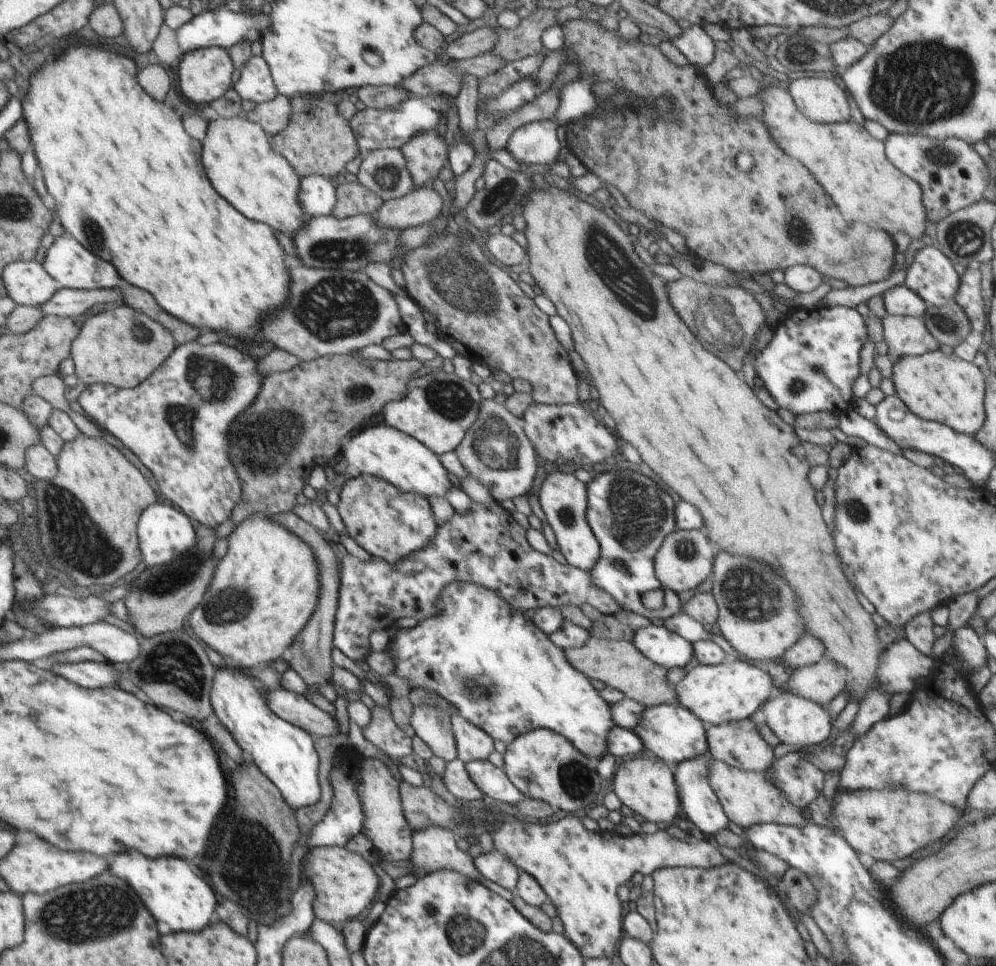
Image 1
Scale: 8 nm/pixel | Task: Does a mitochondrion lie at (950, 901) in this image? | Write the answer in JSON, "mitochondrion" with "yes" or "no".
{"mitochondrion":"no"}

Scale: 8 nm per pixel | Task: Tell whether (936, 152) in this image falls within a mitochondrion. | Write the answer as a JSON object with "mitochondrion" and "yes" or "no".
{"mitochondrion":"yes"}

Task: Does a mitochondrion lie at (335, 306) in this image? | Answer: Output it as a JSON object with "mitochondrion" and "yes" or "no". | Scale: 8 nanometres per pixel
{"mitochondrion":"yes"}

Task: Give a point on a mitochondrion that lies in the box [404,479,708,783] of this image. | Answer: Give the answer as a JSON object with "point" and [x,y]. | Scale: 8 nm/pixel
{"point":[486,690]}

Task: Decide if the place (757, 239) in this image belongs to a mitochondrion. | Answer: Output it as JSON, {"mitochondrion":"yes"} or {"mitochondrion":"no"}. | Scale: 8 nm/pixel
{"mitochondrion":"no"}

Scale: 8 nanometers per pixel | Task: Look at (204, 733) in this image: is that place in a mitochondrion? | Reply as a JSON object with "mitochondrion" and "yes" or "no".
{"mitochondrion":"no"}

